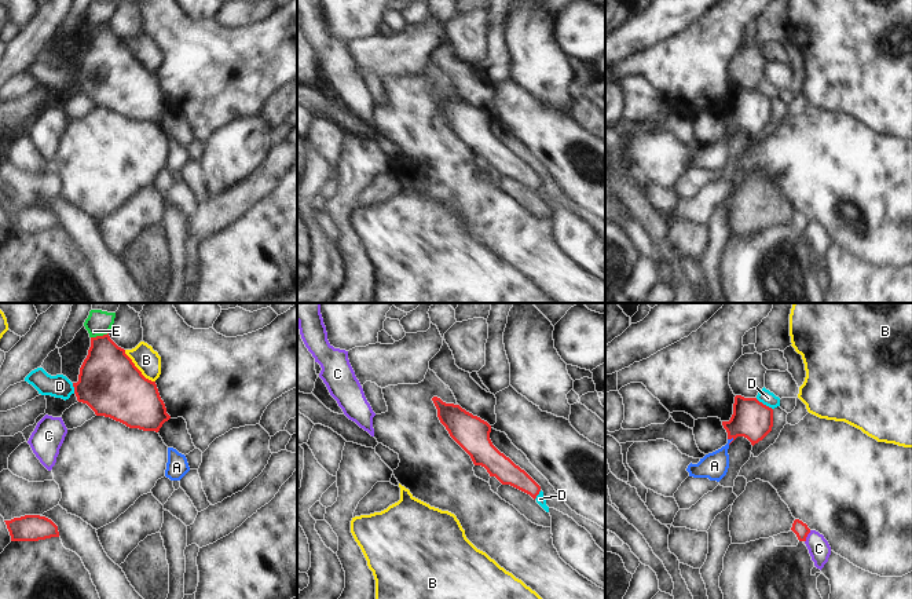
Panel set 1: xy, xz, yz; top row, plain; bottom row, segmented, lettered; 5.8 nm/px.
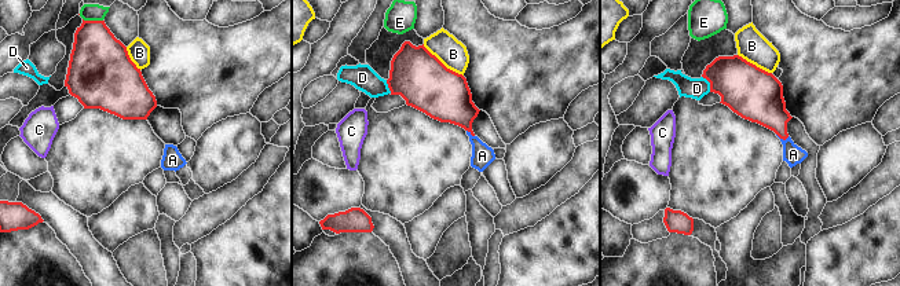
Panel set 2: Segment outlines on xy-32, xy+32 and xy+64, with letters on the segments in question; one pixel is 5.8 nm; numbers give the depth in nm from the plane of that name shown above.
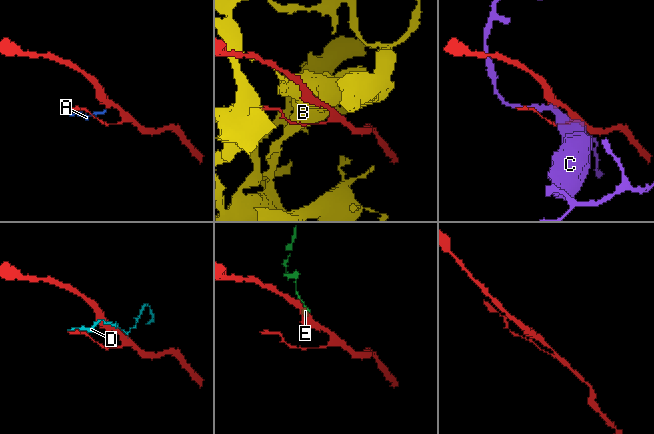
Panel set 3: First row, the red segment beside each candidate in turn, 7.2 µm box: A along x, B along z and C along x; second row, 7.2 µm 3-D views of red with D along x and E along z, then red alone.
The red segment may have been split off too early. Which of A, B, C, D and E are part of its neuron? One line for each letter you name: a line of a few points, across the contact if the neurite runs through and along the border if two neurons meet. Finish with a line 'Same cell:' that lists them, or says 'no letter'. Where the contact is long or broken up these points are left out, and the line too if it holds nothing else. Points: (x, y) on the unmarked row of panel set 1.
A: Line: yz (751, 110), (732, 132), (714, 157)
Same cell: A

